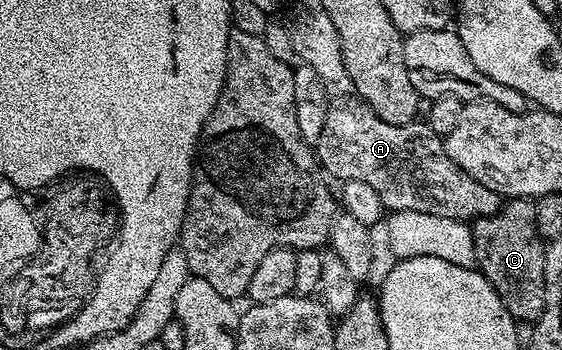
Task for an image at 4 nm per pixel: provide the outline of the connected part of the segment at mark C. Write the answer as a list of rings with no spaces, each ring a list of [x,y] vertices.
[[[508,199],[494,215],[477,217],[470,225],[474,239],[475,268],[494,287],[506,311],[517,322],[535,323],[546,307],[544,294],[545,242],[536,230],[534,204],[528,199]]]

